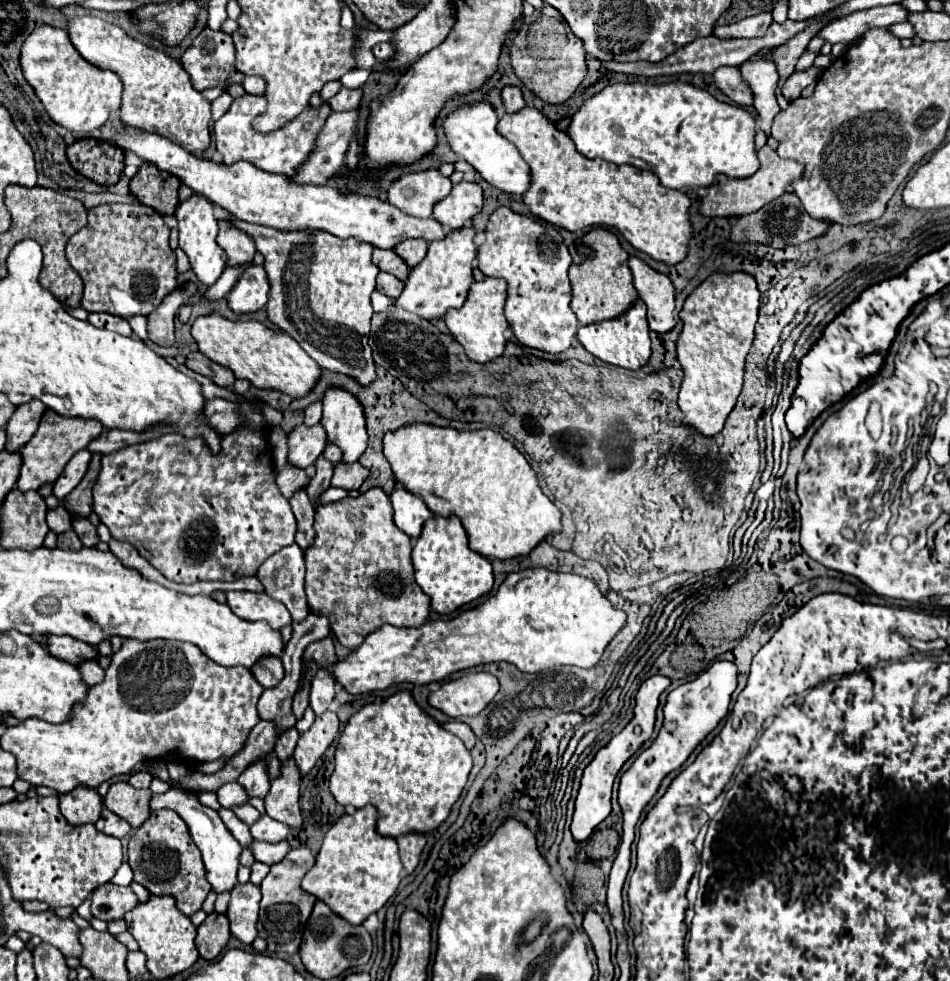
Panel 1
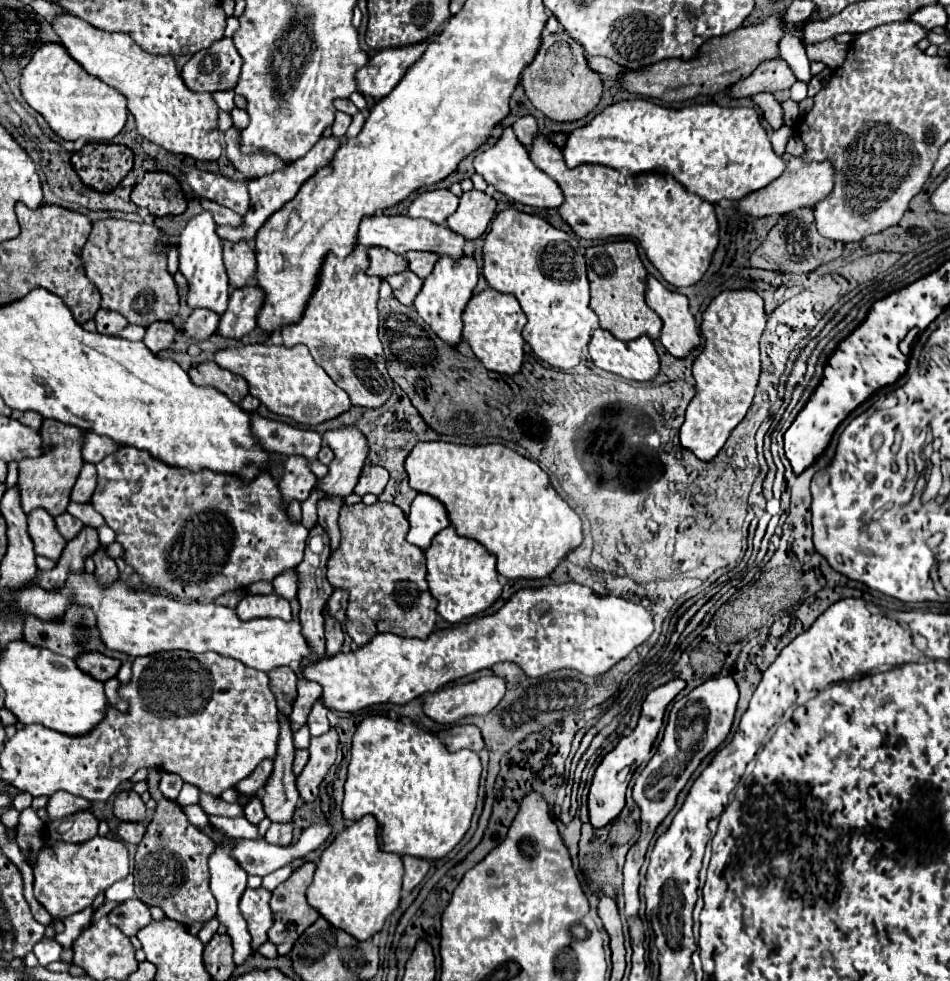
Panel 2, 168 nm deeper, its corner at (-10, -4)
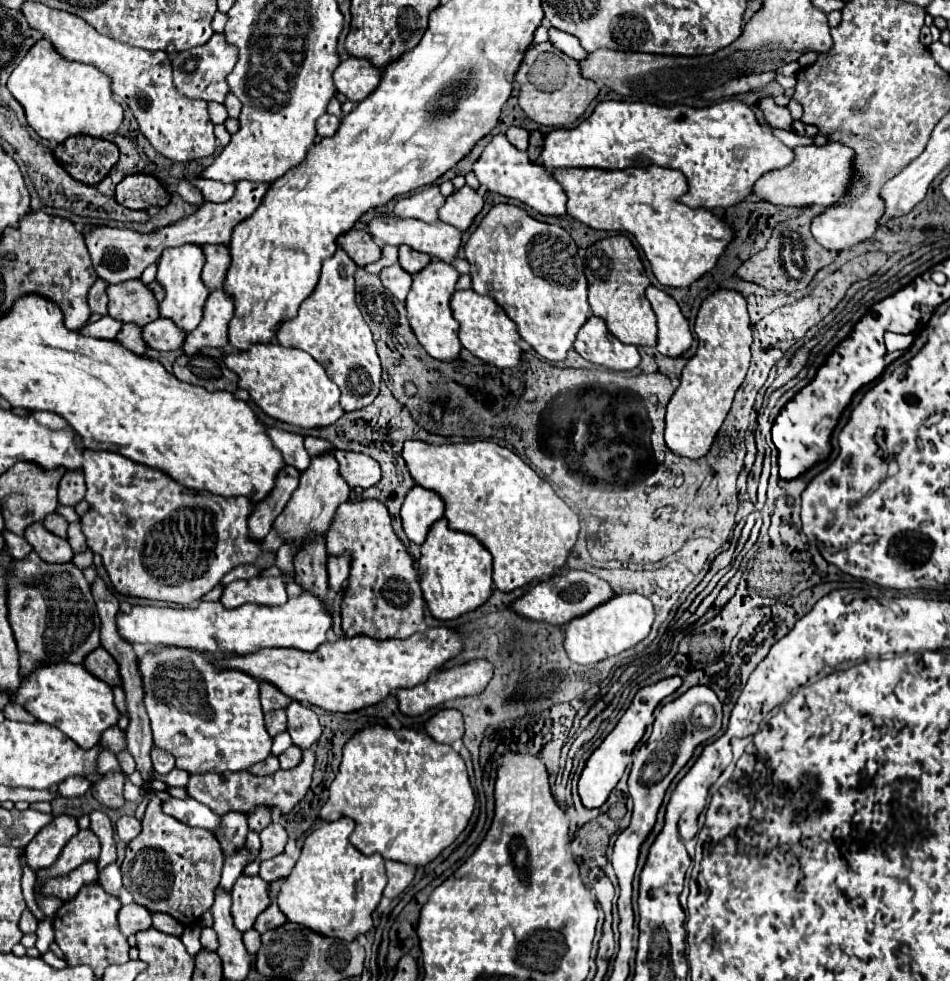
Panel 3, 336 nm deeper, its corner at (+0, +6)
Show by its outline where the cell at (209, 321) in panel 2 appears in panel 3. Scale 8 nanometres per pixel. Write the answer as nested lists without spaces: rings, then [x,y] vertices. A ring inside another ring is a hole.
[[[158,318],[146,324],[146,328],[142,328],[142,340],[146,342],[146,346],[160,352],[182,348],[184,338],[186,334],[180,328],[176,328],[172,320],[166,320],[166,318]]]

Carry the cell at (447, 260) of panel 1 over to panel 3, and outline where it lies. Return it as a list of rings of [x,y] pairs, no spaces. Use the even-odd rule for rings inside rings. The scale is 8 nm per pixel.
[[[432,260],[430,266],[426,266],[422,272],[414,274],[412,288],[406,298],[406,310],[408,310],[408,322],[410,328],[416,334],[416,340],[422,344],[422,348],[436,360],[452,362],[460,356],[462,344],[458,338],[458,322],[452,316],[450,310],[450,296],[454,294],[454,286],[458,282],[458,272],[452,264],[446,264],[442,260]]]

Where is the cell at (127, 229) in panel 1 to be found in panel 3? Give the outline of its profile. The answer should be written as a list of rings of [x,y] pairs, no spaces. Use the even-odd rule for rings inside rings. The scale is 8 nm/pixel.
[[[138,278],[136,280],[128,280],[128,282],[122,282],[122,284],[112,284],[108,286],[108,316],[122,322],[122,324],[136,324],[136,326],[146,326],[150,324],[152,320],[158,318],[158,302],[154,300],[152,292],[148,290],[148,286],[144,286]]]

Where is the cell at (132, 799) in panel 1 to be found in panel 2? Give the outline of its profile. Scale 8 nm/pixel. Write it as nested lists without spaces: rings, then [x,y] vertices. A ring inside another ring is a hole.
[[[122,790],[114,800],[114,816],[124,822],[142,822],[146,818],[146,804],[134,790]]]

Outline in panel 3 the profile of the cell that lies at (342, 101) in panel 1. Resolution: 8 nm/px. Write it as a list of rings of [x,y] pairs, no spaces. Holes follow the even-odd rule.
[[[324,114],[324,116],[320,116],[320,118],[316,120],[316,130],[318,130],[318,134],[320,134],[322,138],[334,136],[334,132],[338,130],[338,124],[340,124],[340,120],[338,120],[336,116]]]

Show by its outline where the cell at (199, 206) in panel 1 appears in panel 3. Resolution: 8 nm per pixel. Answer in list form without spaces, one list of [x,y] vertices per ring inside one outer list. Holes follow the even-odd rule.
[[[186,244],[182,248],[168,248],[162,254],[162,258],[158,260],[156,282],[164,290],[164,300],[158,302],[160,318],[174,320],[174,324],[178,324],[178,328],[182,328],[182,332],[192,332],[200,324],[202,308],[210,294],[200,278],[202,266],[204,266],[204,254],[202,254],[202,248],[196,244]]]

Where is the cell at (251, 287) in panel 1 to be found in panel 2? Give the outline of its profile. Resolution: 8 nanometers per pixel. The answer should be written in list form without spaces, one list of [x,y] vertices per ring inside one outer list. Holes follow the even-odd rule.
[[[258,286],[232,290],[228,308],[222,314],[218,332],[228,338],[242,338],[256,328],[256,316],[264,304],[264,292]]]

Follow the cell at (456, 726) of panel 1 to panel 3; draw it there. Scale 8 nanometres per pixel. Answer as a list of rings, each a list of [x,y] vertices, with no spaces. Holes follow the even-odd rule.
[[[438,710],[424,726],[426,732],[442,744],[452,744],[464,736],[464,720],[458,710]]]

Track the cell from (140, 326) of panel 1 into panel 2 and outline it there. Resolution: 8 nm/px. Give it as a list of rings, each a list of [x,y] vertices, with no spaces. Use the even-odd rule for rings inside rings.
[[[128,324],[128,326],[126,326],[126,330],[122,330],[118,336],[138,342],[138,340],[142,340],[142,338],[144,338],[144,330],[146,330],[144,326],[132,326],[132,324]]]

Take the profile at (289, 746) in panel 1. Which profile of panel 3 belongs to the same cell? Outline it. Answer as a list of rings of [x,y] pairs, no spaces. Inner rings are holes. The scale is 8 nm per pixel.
[[[290,746],[286,752],[282,752],[282,754],[278,756],[278,760],[280,760],[280,768],[282,768],[282,770],[290,770],[290,768],[294,768],[296,764],[302,762],[302,752],[298,752],[298,746]]]

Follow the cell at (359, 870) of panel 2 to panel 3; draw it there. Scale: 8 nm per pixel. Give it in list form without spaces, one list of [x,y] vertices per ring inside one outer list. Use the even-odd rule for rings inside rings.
[[[340,818],[336,822],[324,822],[306,836],[302,854],[286,876],[286,882],[280,886],[276,898],[280,912],[288,922],[348,942],[372,928],[372,912],[376,910],[386,886],[384,858],[378,854],[364,856],[358,852],[348,840],[352,830],[354,822]]]

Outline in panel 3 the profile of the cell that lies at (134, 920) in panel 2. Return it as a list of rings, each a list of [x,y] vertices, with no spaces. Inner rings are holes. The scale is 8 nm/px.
[[[140,904],[122,906],[118,912],[118,920],[120,920],[120,930],[124,936],[134,936],[136,932],[148,930],[152,926],[150,912],[146,912],[146,908],[142,908]]]

